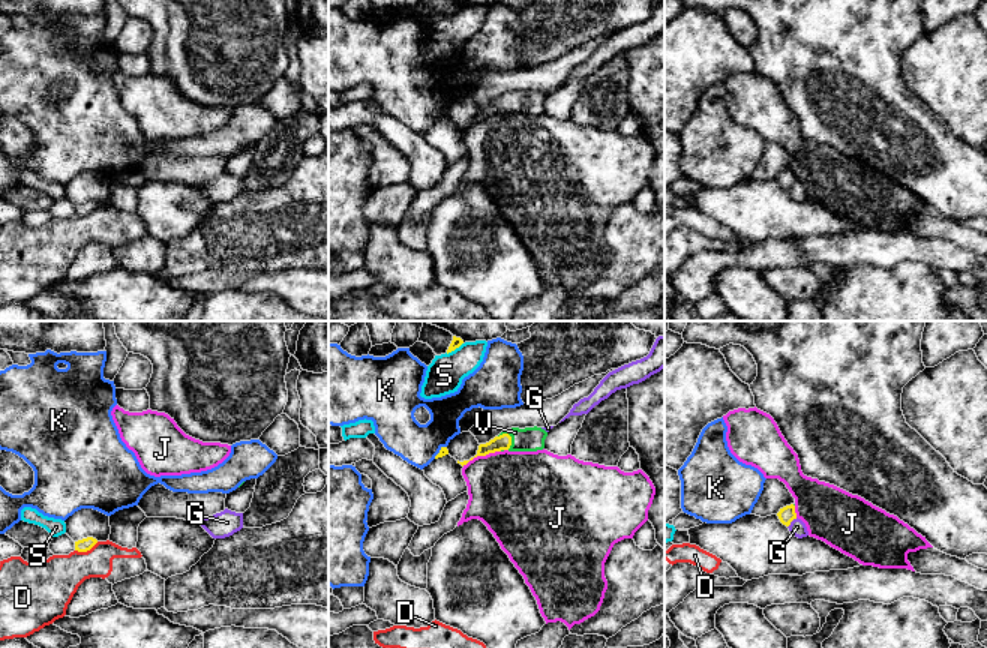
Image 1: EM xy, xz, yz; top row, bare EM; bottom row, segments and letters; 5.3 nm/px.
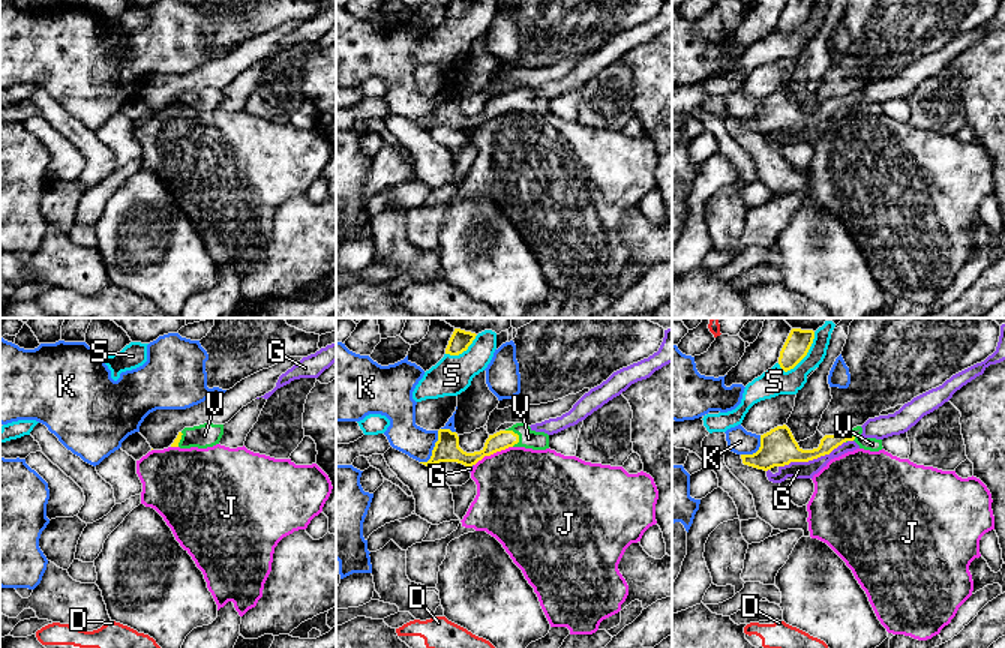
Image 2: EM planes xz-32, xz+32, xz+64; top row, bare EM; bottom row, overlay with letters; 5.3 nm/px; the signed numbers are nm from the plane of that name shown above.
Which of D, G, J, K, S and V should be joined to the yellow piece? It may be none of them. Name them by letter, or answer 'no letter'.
V

